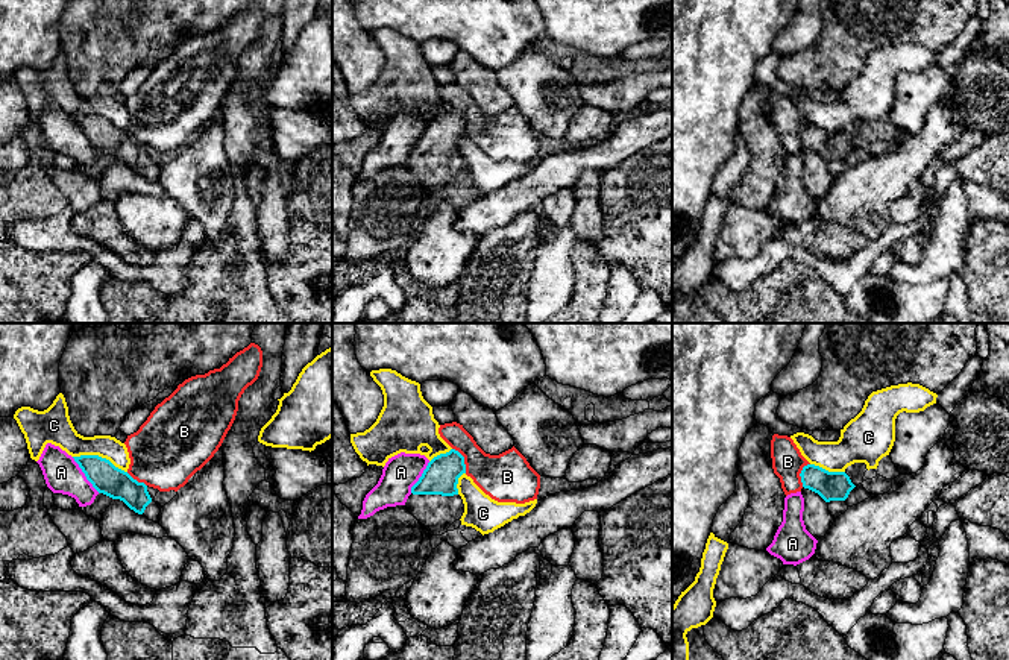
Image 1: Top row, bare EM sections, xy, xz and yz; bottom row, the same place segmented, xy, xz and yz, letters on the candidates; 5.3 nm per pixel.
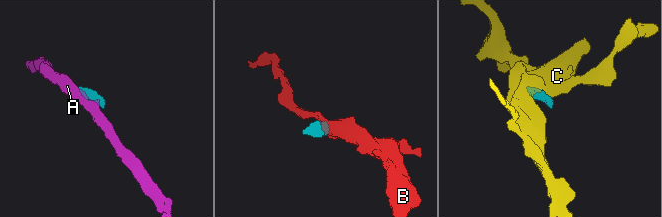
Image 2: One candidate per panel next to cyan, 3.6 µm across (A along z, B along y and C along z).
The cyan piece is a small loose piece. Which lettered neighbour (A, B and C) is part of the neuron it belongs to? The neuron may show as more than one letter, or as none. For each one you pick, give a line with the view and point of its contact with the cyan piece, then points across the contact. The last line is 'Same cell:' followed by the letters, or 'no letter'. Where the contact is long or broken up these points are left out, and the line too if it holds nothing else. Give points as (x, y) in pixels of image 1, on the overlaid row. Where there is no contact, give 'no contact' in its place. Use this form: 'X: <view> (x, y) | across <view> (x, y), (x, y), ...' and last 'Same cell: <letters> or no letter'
Same cell: no letter

